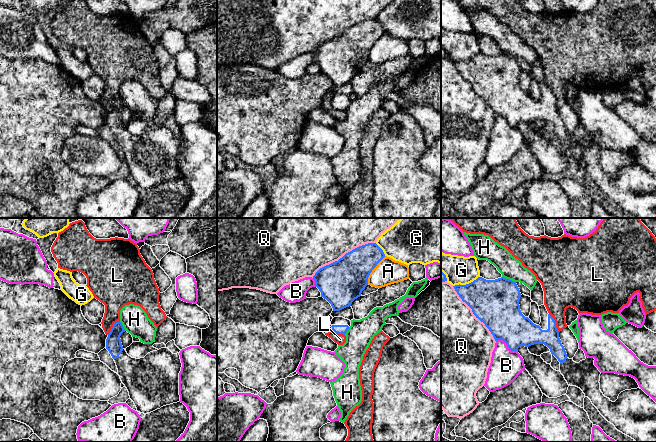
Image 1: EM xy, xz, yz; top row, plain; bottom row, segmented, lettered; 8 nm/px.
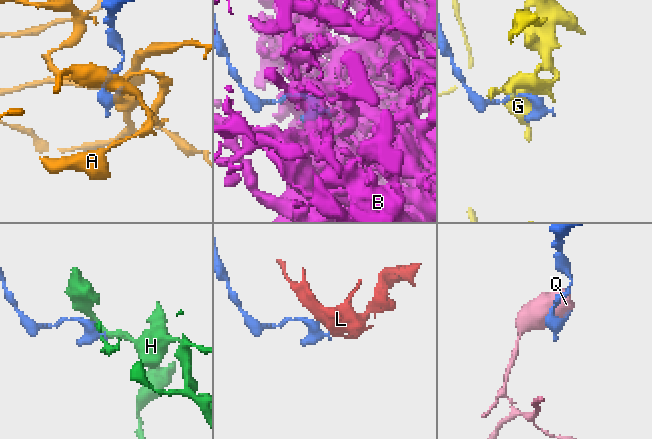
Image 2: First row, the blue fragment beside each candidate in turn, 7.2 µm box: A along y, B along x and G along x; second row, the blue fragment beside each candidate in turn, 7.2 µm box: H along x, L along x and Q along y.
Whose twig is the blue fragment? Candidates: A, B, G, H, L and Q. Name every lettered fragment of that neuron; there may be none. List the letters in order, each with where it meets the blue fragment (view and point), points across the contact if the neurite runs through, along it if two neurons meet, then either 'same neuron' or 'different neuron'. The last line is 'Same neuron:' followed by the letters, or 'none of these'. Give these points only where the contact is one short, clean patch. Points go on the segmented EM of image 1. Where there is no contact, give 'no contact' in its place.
A: contact xz (372, 269); different neuron
B: contact yz (507, 345); different neuron
G: contact yz (466, 284); different neuron
H: contact yz (508, 279); different neuron
L: contact yz (555, 322); border yz (549, 313), (559, 331); different neuron
Q: contact xz (344, 255); different neuron
Same neuron: none of these

